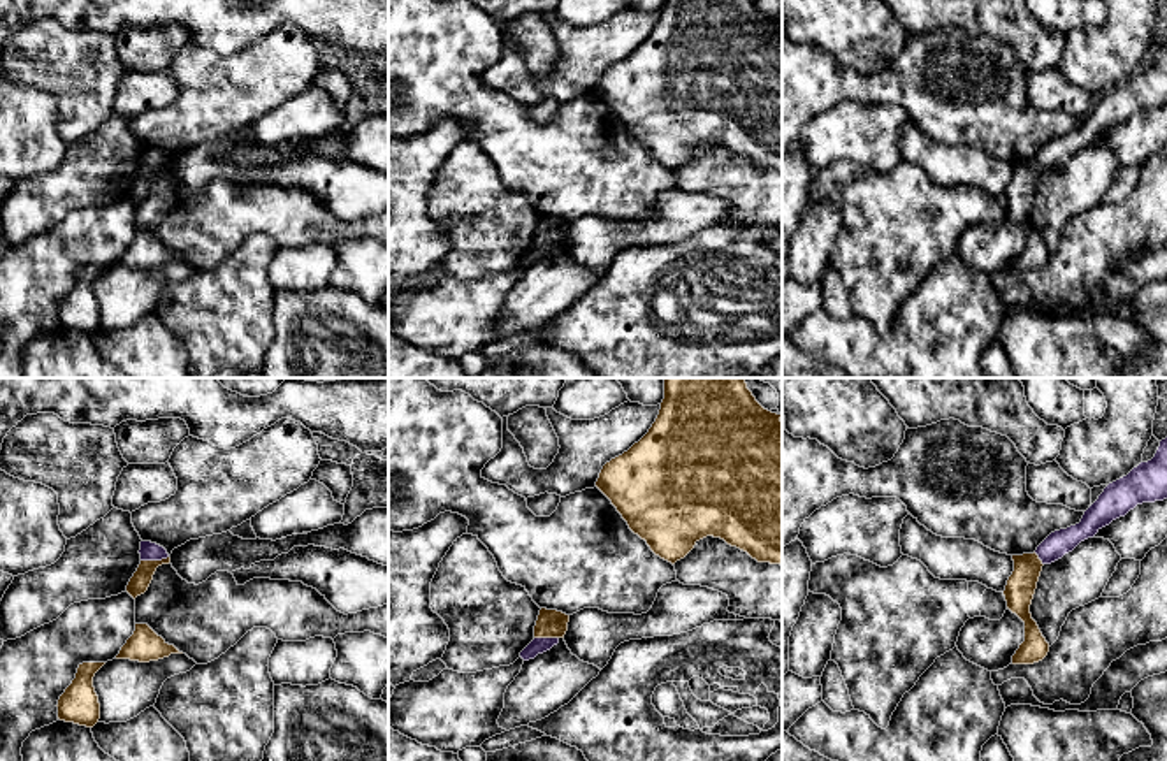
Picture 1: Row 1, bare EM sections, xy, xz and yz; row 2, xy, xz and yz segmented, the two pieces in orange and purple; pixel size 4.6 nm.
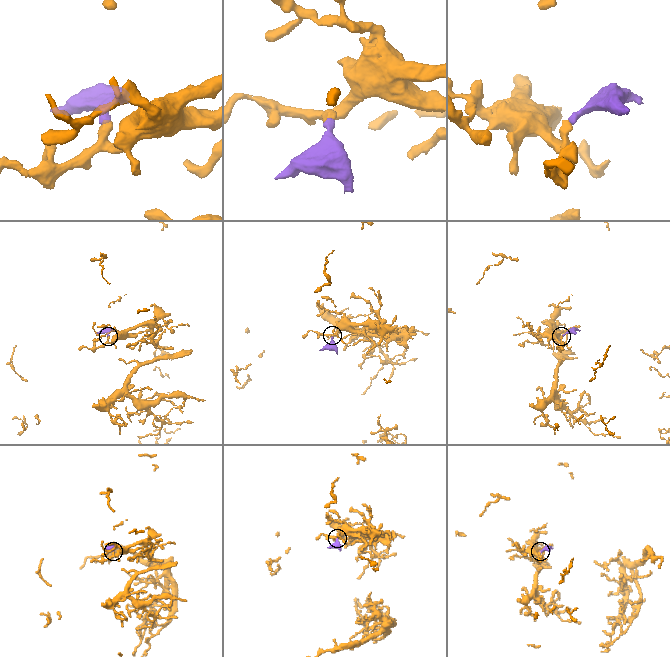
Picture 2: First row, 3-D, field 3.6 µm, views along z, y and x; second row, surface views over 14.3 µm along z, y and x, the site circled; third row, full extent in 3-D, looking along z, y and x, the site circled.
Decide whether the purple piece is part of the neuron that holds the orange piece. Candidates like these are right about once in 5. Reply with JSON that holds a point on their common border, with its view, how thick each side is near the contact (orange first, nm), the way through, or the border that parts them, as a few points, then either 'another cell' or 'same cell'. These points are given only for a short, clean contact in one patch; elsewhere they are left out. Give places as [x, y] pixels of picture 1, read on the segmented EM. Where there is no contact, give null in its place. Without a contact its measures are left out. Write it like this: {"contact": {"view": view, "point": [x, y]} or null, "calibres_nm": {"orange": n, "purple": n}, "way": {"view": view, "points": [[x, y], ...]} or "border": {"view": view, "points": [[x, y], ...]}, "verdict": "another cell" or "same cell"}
{"contact": {"view": "xy", "point": [153, 561]}, "calibres_nm": {"orange": 90, "purple": 80}, "border": {"view": "xy", "points": [[167, 556], [141, 561]]}, "verdict": "another cell"}

